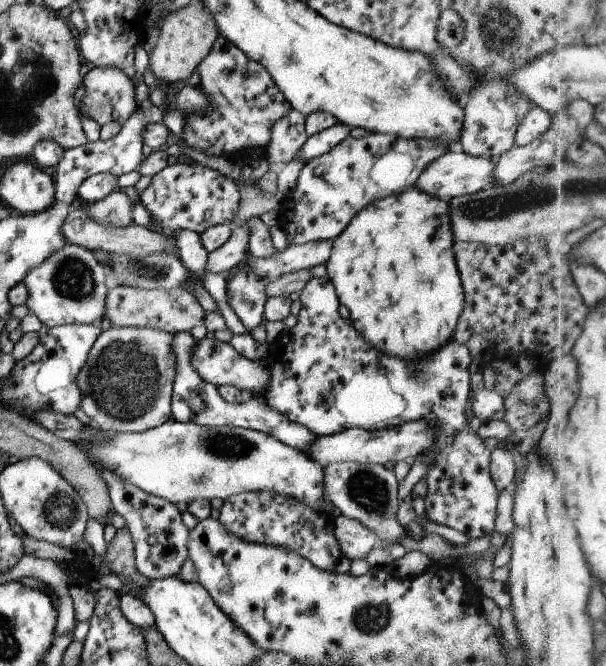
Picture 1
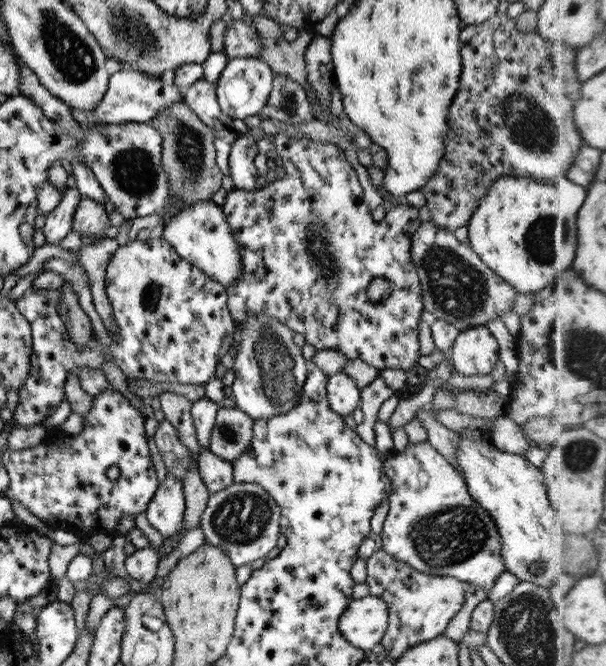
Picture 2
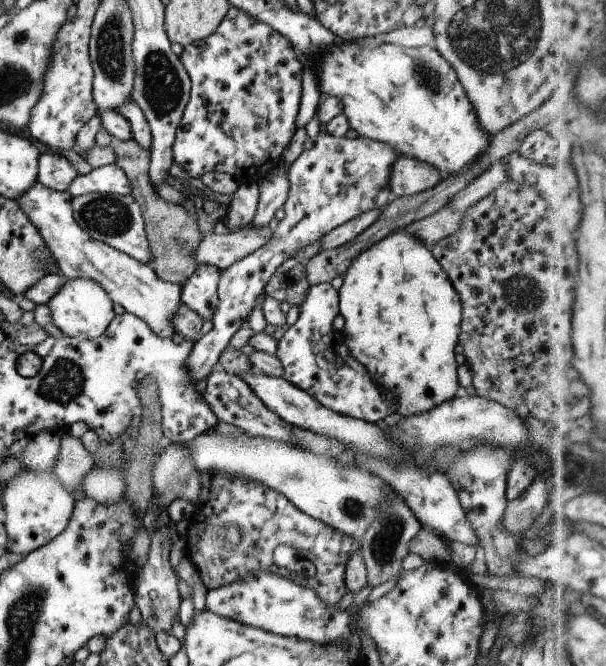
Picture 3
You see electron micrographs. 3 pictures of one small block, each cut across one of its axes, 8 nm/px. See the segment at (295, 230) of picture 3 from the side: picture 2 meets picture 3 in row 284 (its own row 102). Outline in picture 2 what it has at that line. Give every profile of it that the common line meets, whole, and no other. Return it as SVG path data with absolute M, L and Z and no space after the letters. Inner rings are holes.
M249 56L229 59L215 84L220 109L226 116L230 116L234 123L242 125L246 118L260 115L270 97L274 76L276 74L262 58Z

